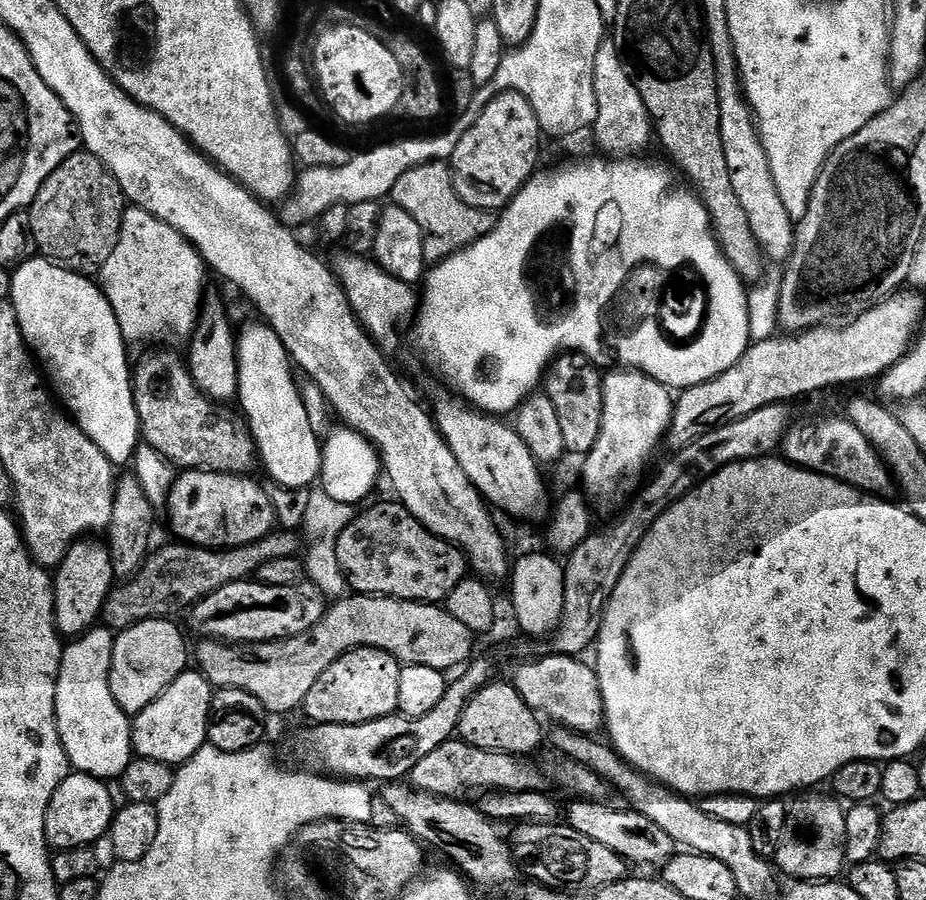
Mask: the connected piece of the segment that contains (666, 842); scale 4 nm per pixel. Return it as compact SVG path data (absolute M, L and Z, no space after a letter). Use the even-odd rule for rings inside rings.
M579 798L573 799L571 802L573 804L566 808L566 823L568 827L578 830L578 834L586 834L586 838L590 838L594 842L602 842L602 846L610 846L610 850L614 850L614 854L621 856L629 865L645 864L648 868L660 870L673 856L677 855L678 845L676 840L670 838L670 834L666 834L666 830L661 830L658 826L654 826L654 822L650 822L650 818L632 811L631 808L627 806L610 808L608 804L597 804L595 801Z

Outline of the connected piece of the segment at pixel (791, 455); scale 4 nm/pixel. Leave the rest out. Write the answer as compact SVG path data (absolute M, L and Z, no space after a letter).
M843 415L828 416L820 421L812 420L797 428L795 425L784 437L782 456L798 468L833 476L835 480L841 480L851 488L859 488L865 494L884 494L894 484L892 473L880 461L880 456L870 446L862 430L858 430L858 426L851 424Z

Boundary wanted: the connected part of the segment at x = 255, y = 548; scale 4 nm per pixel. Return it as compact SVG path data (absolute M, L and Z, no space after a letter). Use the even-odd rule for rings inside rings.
M273 530L258 542L227 550L183 542L172 542L176 544L168 544L160 549L157 547L135 576L121 583L124 584L121 588L120 585L113 587L104 604L103 623L112 630L123 630L138 622L175 617L175 612L183 608L184 611L191 609L205 596L214 594L214 590L222 590L222 586L233 584L235 580L255 577L260 568L266 566L266 562L274 562L274 558L299 557L302 552L301 533L280 531Z

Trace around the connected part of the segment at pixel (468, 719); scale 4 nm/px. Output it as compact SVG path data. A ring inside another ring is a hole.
M493 682L487 684L466 706L460 719L458 736L470 746L478 746L482 750L508 752L511 756L528 758L546 740L546 732L544 736L540 723L541 717L530 706L526 706L526 702L511 683Z

